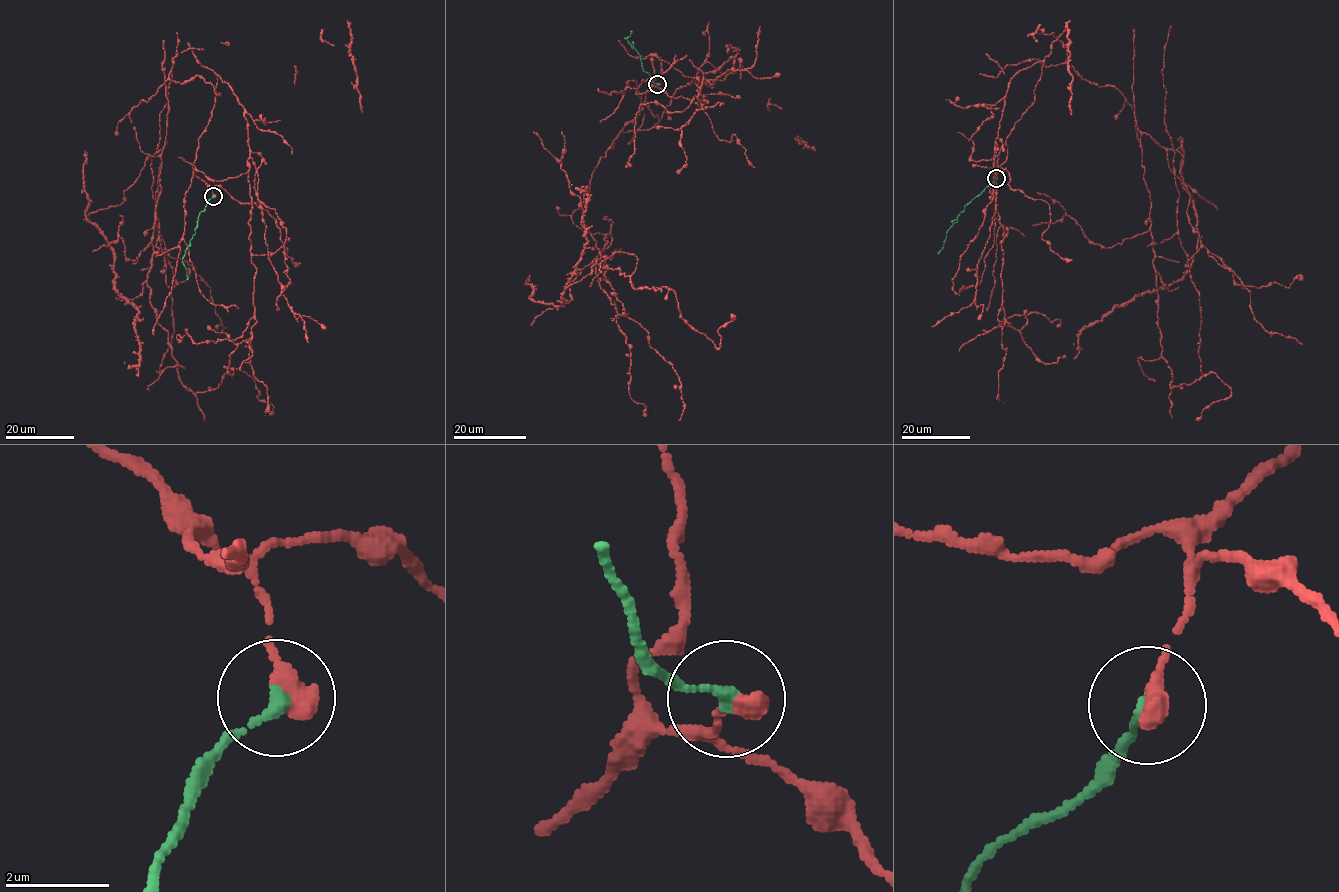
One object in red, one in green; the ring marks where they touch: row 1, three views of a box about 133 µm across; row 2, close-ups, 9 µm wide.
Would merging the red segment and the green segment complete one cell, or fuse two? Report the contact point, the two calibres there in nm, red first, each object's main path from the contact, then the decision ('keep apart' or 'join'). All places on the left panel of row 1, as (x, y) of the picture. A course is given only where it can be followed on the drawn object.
at (213, 196); 480 nm thick on the red side, 260 nm on the other; red runs (213, 196), (193, 165), (217, 75), (187, 48), (129, 115), (140, 150), (166, 143), (165, 264), (177, 32); green runs (213, 196), (200, 212), (198, 226), (182, 258), (186, 280); keep apart

